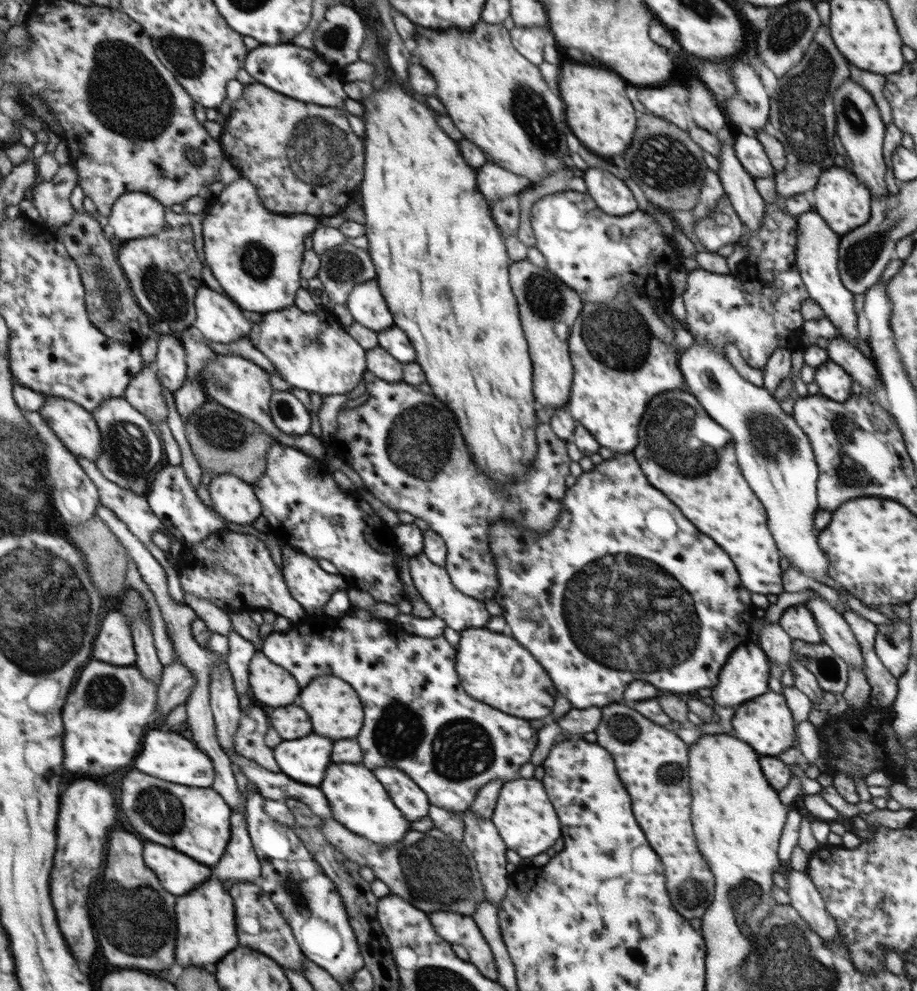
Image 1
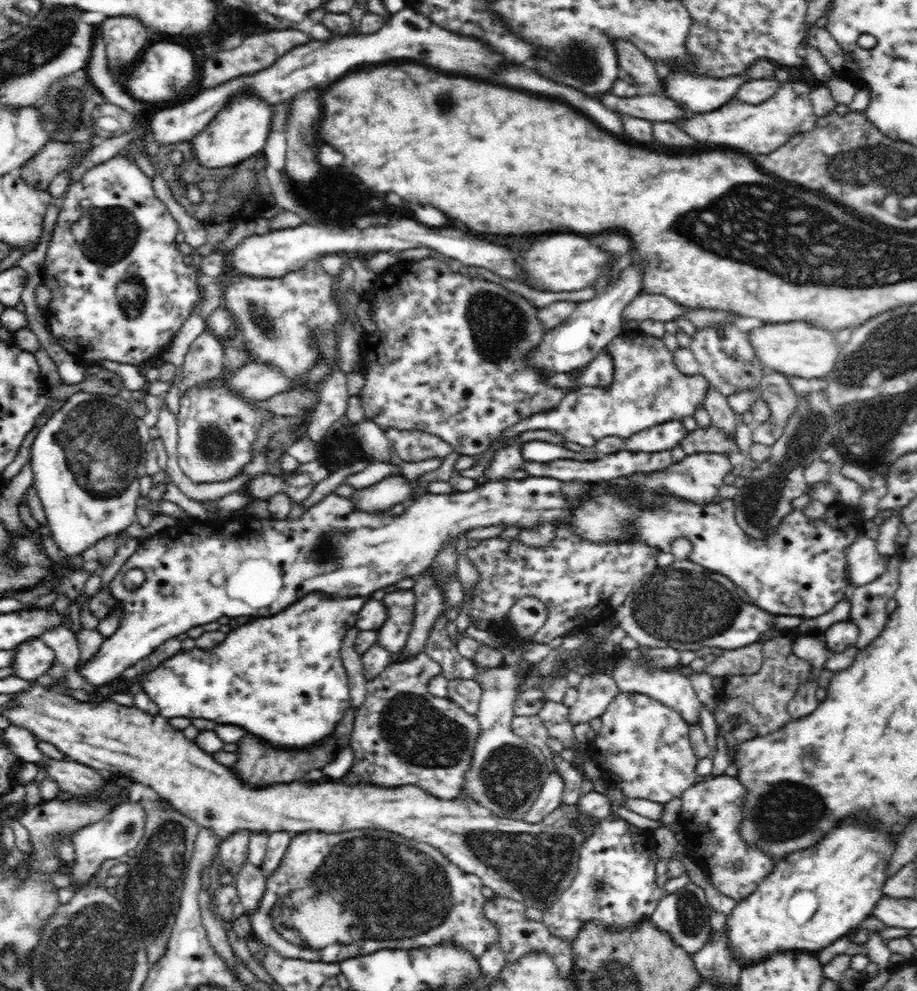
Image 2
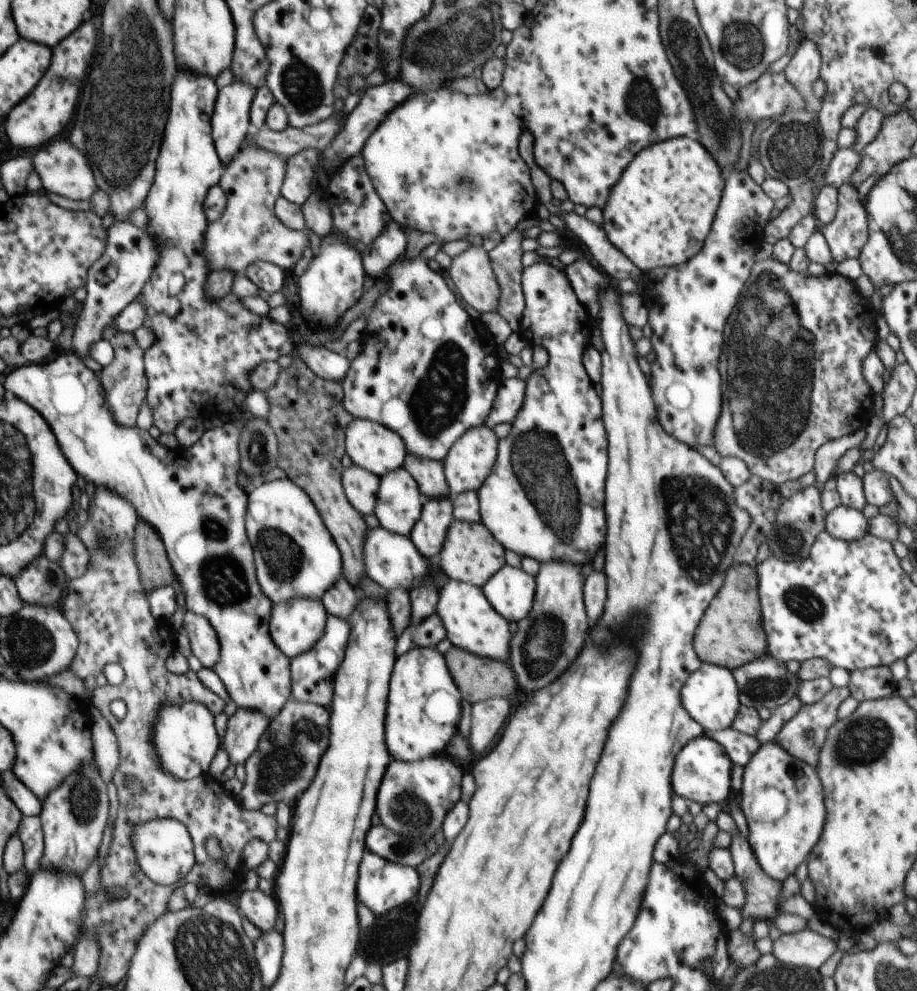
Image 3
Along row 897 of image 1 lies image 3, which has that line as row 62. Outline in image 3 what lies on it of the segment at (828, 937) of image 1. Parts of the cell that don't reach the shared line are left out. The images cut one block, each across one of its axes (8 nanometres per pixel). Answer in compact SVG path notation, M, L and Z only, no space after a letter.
M805 38L783 70L788 82L794 84L794 88L804 98L808 112L819 112L821 109L820 100L814 98L814 92L812 92L812 84L818 80L821 66L822 52L814 42Z

